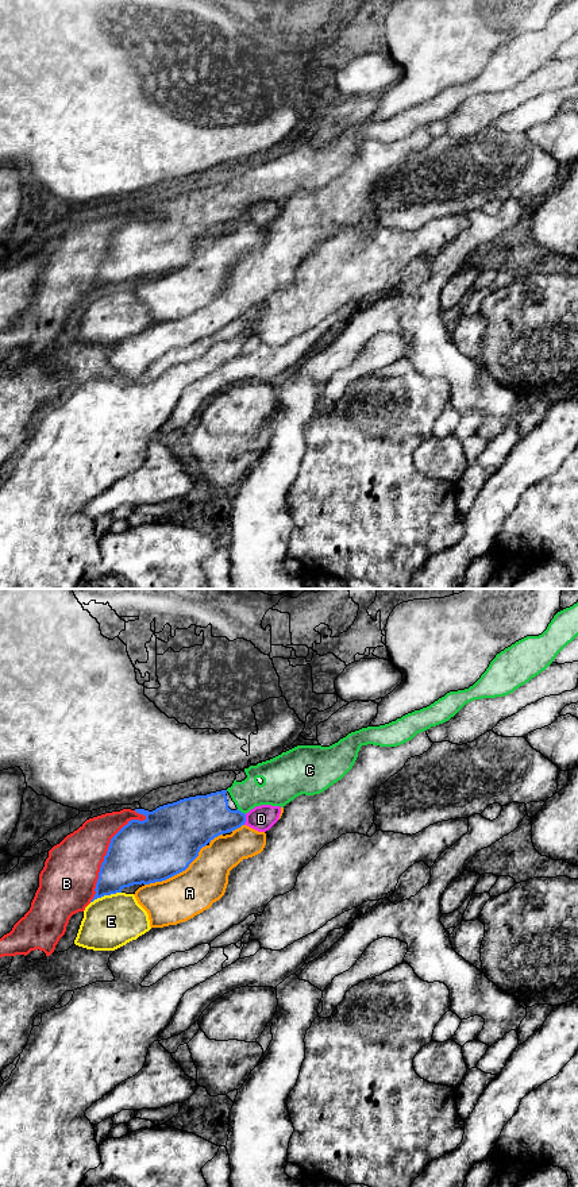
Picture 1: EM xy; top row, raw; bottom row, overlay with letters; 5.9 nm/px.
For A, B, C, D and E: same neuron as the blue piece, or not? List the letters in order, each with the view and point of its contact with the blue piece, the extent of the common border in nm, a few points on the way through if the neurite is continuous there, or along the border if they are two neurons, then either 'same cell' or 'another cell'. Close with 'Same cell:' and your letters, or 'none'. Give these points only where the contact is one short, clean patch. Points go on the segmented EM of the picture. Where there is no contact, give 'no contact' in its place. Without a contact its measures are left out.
A: meets blue in xy at (177, 873); contact 440 nm long; another cell
B: meets blue in xy at (107, 852); contact 600 nm long; another cell
C: meets blue in xy at (239, 810); contact 70 nm long; runs through xy (199, 820), (231, 819), (239, 810), (255, 794), (276, 790); same cell
D: meets blue in xy at (245, 820); contact 70 nm long; border along xy (246, 814), (243, 824); another cell
E: meets blue in xy at (106, 894); contact 200 nm long; another cell
Same cell: C

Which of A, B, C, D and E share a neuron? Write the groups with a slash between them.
A / B / C / D / E

